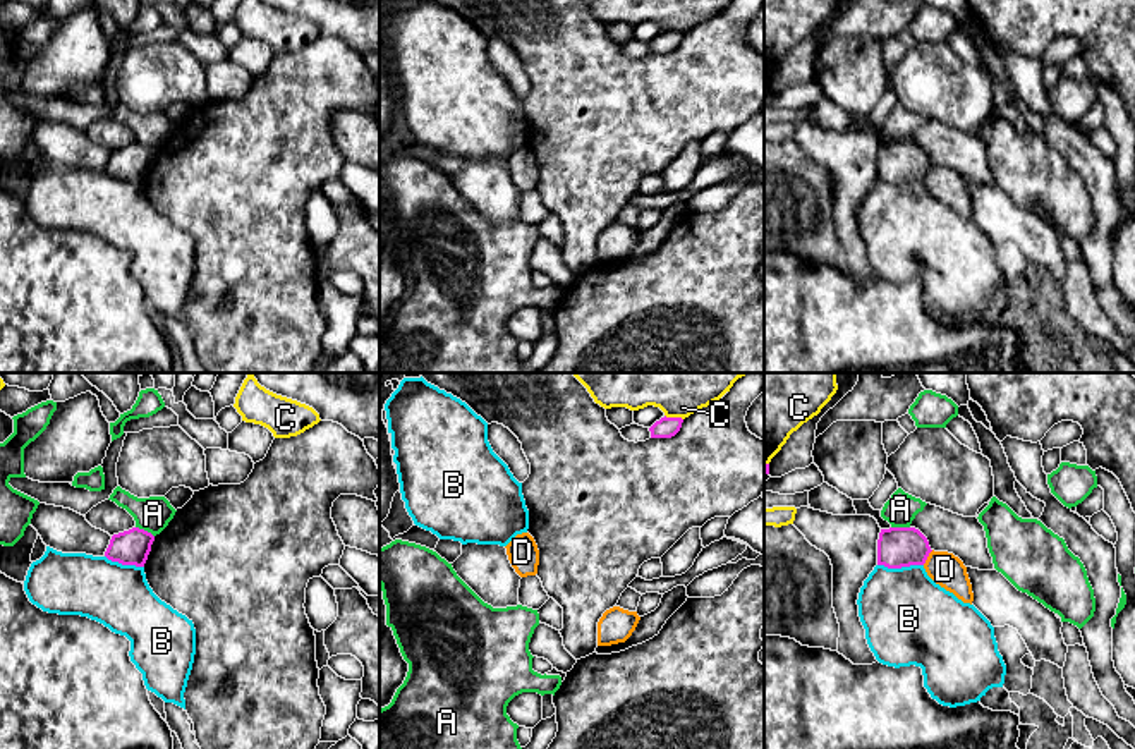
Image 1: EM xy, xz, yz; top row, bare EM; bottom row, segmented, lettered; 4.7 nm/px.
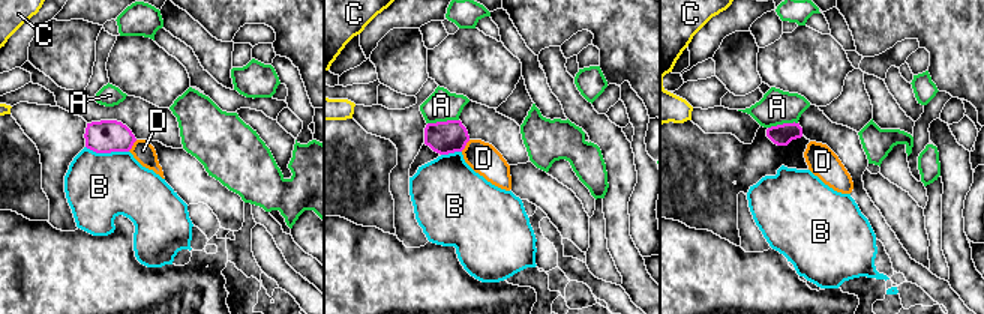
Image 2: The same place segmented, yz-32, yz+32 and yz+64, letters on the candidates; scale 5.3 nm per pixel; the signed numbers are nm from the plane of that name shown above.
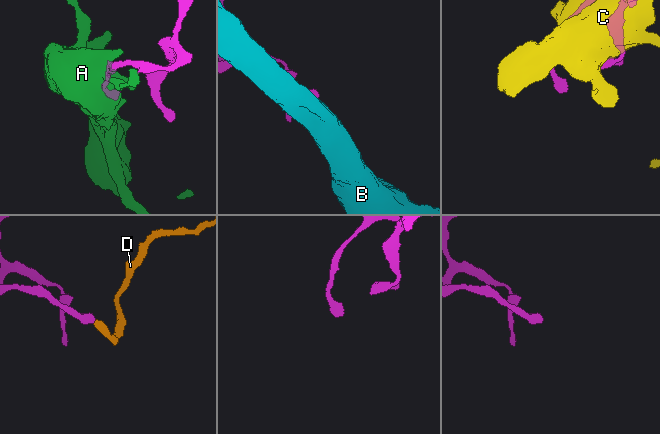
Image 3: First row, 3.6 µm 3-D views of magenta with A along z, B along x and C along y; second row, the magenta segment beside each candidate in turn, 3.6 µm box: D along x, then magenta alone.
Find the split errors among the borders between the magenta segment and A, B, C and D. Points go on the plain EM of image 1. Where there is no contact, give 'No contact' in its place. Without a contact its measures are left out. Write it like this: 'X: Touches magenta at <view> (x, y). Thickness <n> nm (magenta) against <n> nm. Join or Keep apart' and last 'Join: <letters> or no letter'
A: Touches magenta at xy (143, 145). Thickness 160 nm (magenta) against 160 nm. Keep apart
B: Touches magenta at yz (900, 182). Thickness 190 nm (magenta) against 420 nm. Keep apart
C: Touches magenta at xz (673, 33). Thickness 100 nm (magenta) against 160 nm. Keep apart
D: Touches magenta at yz (928, 170). Thickness 190 nm (magenta) against 160 nm. Keep apart
Join: no letter

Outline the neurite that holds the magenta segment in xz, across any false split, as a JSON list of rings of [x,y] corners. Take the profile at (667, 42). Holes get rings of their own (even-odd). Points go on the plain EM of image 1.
[[[665,31],[649,43],[651,53],[671,53],[680,46],[682,38],[683,38],[682,33]]]

